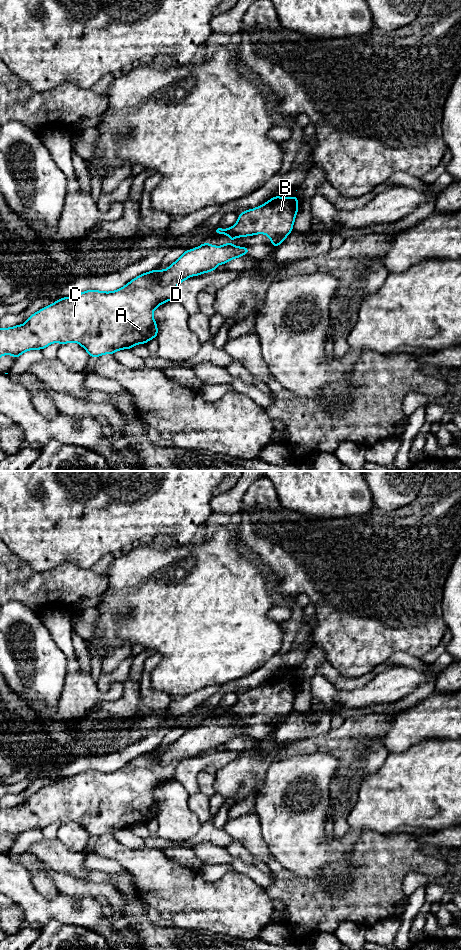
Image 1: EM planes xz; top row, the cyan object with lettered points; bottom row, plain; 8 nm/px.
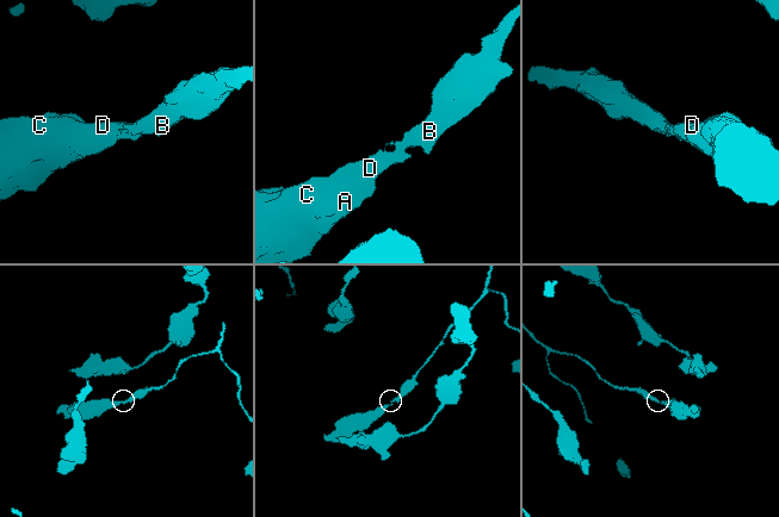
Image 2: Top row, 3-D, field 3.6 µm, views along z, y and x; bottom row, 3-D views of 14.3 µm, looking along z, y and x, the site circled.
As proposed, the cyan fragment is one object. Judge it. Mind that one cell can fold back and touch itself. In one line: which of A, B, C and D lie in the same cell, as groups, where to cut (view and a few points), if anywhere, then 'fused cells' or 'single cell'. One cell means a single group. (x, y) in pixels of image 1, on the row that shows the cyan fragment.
A B C D; no cut; single cell

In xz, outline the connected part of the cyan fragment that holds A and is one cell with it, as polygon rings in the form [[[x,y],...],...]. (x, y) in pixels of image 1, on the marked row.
[[[205,242],[194,249],[186,250],[167,269],[155,269],[143,273],[116,291],[86,290],[74,296],[63,297],[32,314],[23,325],[0,328],[0,357],[13,355],[17,359],[26,351],[43,350],[56,342],[61,345],[76,342],[88,352],[90,357],[114,354],[118,350],[131,349],[137,344],[146,344],[149,340],[157,338],[158,334],[157,324],[153,317],[154,310],[161,304],[175,299],[175,289],[181,282],[192,276],[215,271],[218,265],[242,257],[243,254],[247,255],[249,250],[249,247],[238,247],[233,244],[230,245],[229,242],[226,242],[223,246],[214,246]]]

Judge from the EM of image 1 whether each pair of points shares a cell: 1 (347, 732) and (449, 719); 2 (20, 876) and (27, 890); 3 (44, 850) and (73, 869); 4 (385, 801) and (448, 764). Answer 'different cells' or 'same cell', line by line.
1: different cells
2: same cell
3: same cell
4: same cell

